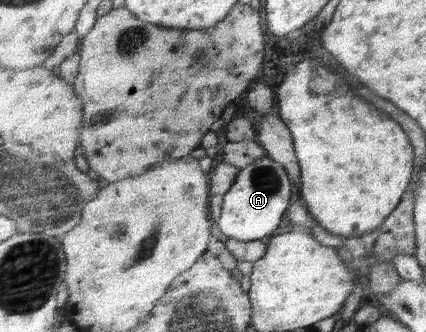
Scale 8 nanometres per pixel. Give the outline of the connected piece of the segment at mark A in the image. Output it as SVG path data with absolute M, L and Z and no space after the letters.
M266 156L244 168L228 194L225 194L223 214L217 222L217 227L228 236L244 242L264 240L282 226L284 216L288 215L292 206L292 182L285 166Z

